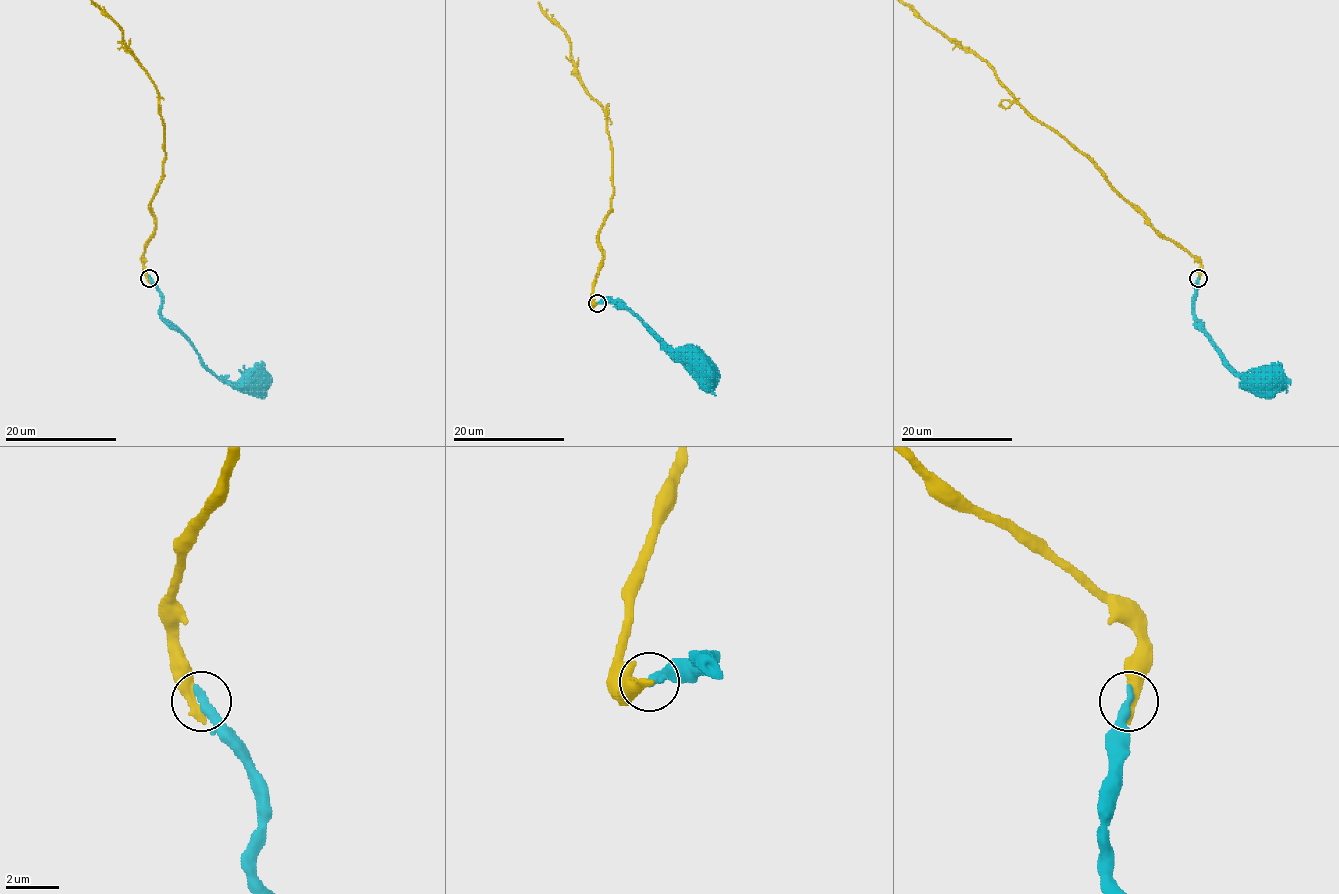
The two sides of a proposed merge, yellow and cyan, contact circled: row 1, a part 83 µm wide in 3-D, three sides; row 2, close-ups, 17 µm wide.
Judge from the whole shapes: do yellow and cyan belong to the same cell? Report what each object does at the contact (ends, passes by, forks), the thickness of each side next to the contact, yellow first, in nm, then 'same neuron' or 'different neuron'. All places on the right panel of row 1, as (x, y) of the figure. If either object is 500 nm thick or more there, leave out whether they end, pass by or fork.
yellow ends there; cyan ends there; 440 nm thick on the yellow side, 420 nm on the other; same neuron

